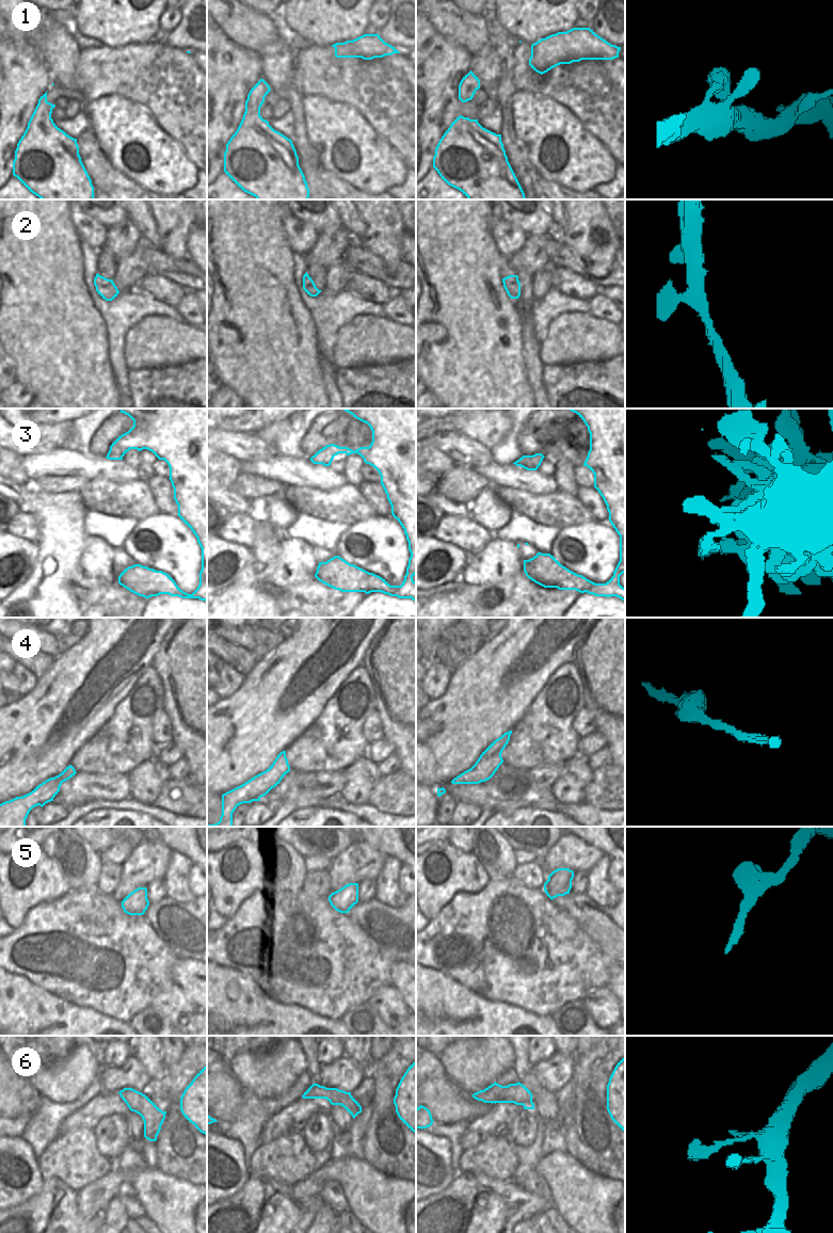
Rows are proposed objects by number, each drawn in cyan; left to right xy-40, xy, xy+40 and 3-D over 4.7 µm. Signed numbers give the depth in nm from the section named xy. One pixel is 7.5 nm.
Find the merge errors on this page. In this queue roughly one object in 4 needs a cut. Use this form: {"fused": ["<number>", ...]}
{"fused": []}

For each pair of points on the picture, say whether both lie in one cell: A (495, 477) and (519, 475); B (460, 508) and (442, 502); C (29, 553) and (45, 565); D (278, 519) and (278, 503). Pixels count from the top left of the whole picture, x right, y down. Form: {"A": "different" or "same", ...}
{"A": "same", "B": "same", "C": "different", "D": "same"}

